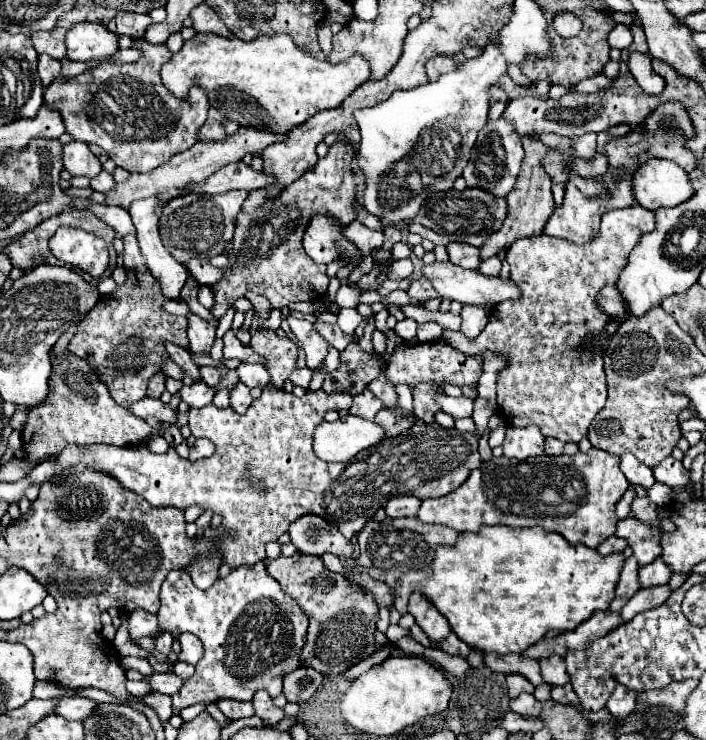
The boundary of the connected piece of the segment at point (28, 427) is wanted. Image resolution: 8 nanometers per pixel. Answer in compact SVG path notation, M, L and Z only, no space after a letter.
M65 352L61 360L53 356L53 374L49 384L53 386L51 396L41 406L33 406L27 412L27 422L21 432L25 462L39 462L45 456L51 456L63 448L63 444L113 444L113 446L139 446L149 436L153 436L153 428L135 416L129 414L127 408L119 406L105 384L97 380L95 372L85 360L71 356Z

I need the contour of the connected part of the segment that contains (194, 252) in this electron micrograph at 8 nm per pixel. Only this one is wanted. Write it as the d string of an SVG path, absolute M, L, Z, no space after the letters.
M233 190L227 194L215 194L215 196L185 194L169 200L163 206L163 212L159 218L159 232L161 232L163 246L175 256L175 260L183 264L187 264L189 258L211 258L221 254L225 242L233 238L237 214L241 212L245 198L247 198L247 192Z

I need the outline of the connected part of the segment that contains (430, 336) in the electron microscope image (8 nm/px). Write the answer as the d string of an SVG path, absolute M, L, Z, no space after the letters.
M425 322L417 330L417 340L419 342L433 342L433 340L441 338L441 332L443 332L441 324L437 324L437 322Z

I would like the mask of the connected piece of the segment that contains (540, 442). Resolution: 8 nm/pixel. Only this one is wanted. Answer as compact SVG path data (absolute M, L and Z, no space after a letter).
M533 424L525 428L507 426L505 442L503 442L503 456L527 460L527 458L543 454L543 448L545 448L545 436L541 434L537 426Z

